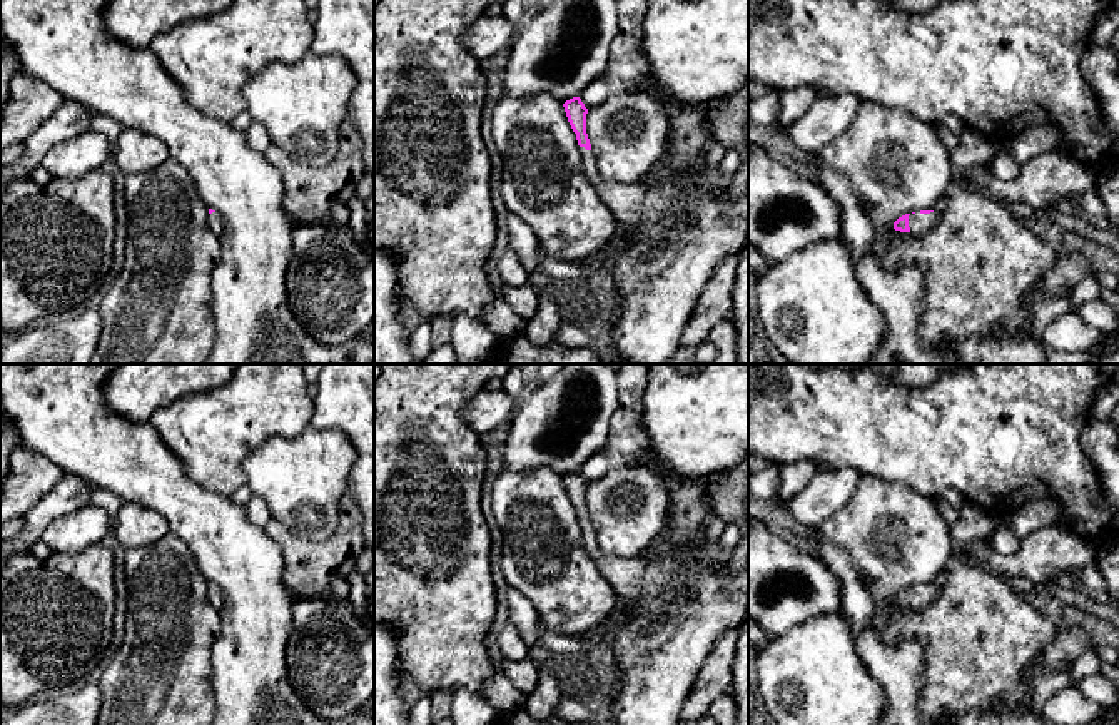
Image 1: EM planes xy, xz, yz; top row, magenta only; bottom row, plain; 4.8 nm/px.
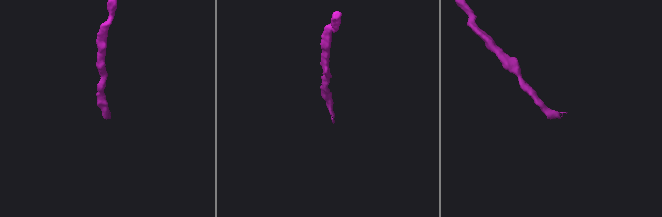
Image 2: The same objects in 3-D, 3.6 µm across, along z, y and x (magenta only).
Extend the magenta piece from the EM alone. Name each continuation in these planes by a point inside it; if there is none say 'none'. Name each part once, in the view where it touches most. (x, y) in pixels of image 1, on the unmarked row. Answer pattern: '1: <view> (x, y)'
1: yz (919, 597)

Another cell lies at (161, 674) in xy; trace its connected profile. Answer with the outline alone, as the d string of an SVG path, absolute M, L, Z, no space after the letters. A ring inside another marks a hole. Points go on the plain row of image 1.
M167 533L154 545L125 551L127 616L124 640L112 662L95 678L102 705L95 725L210 725L215 713L212 646L222 628L219 608L209 600L209 581L187 545Z

